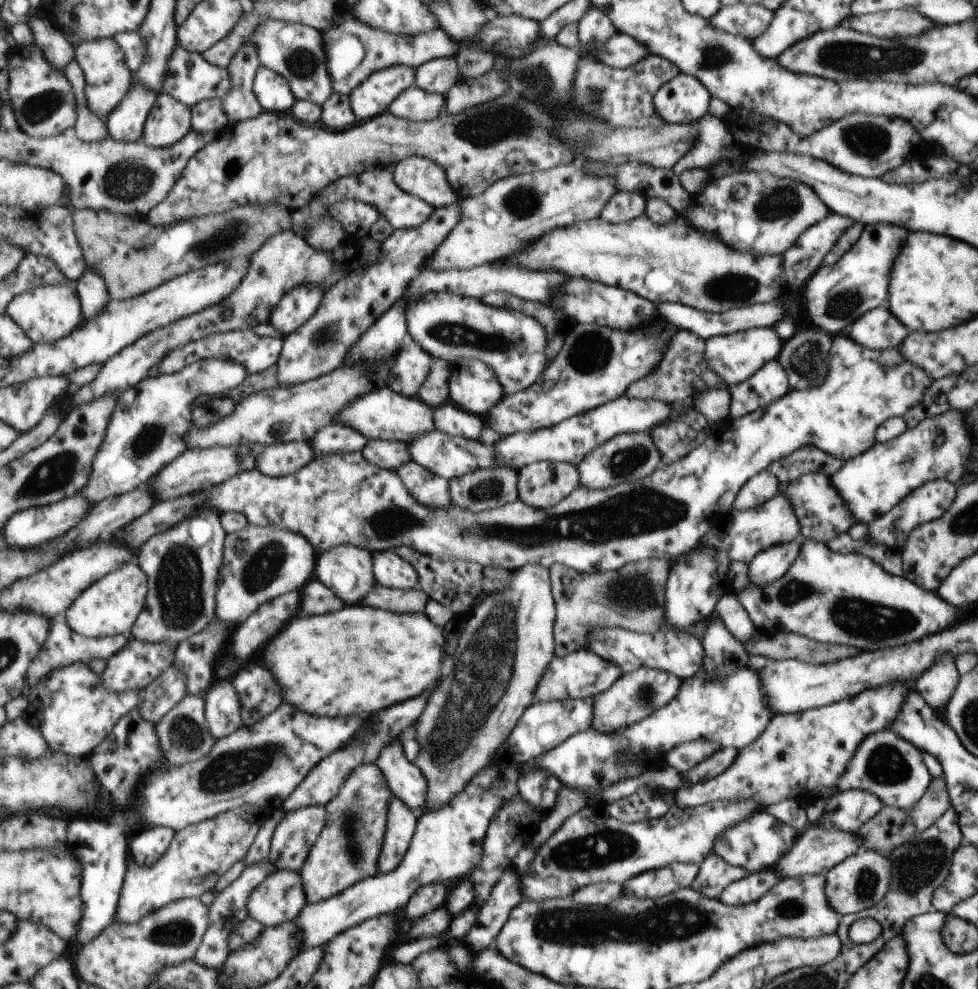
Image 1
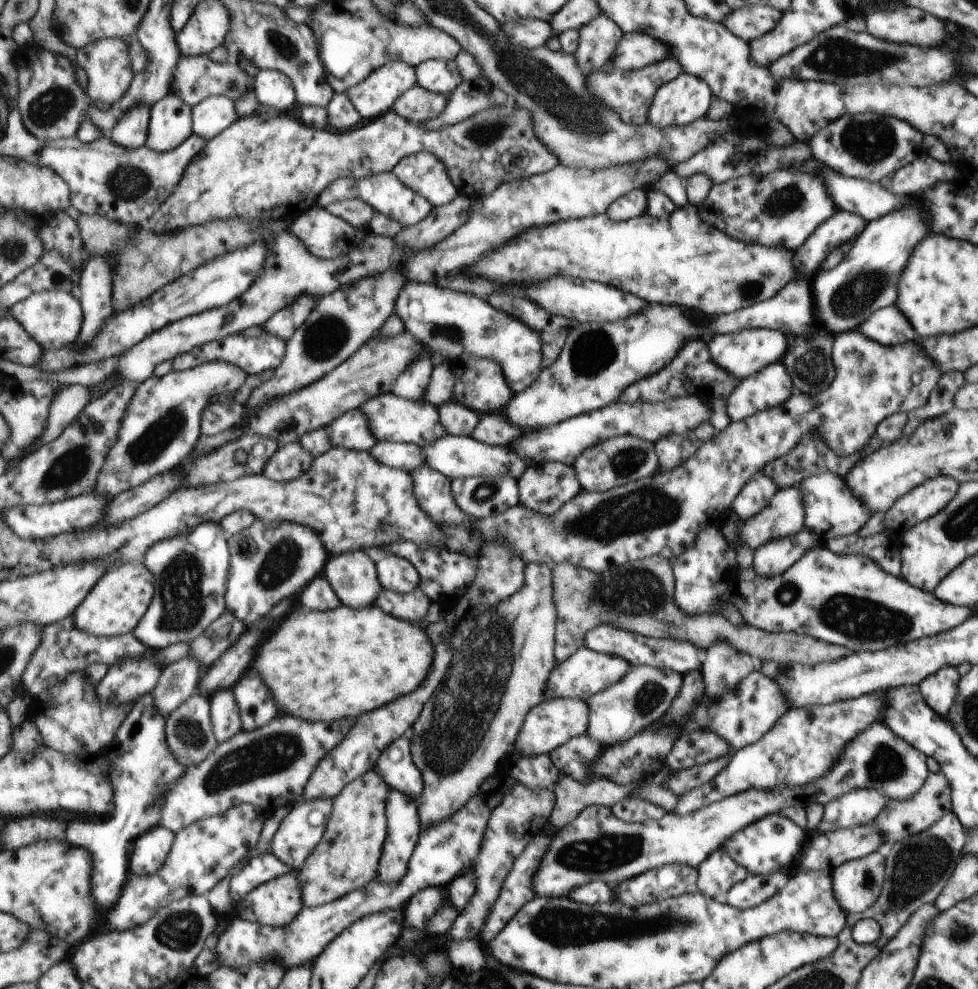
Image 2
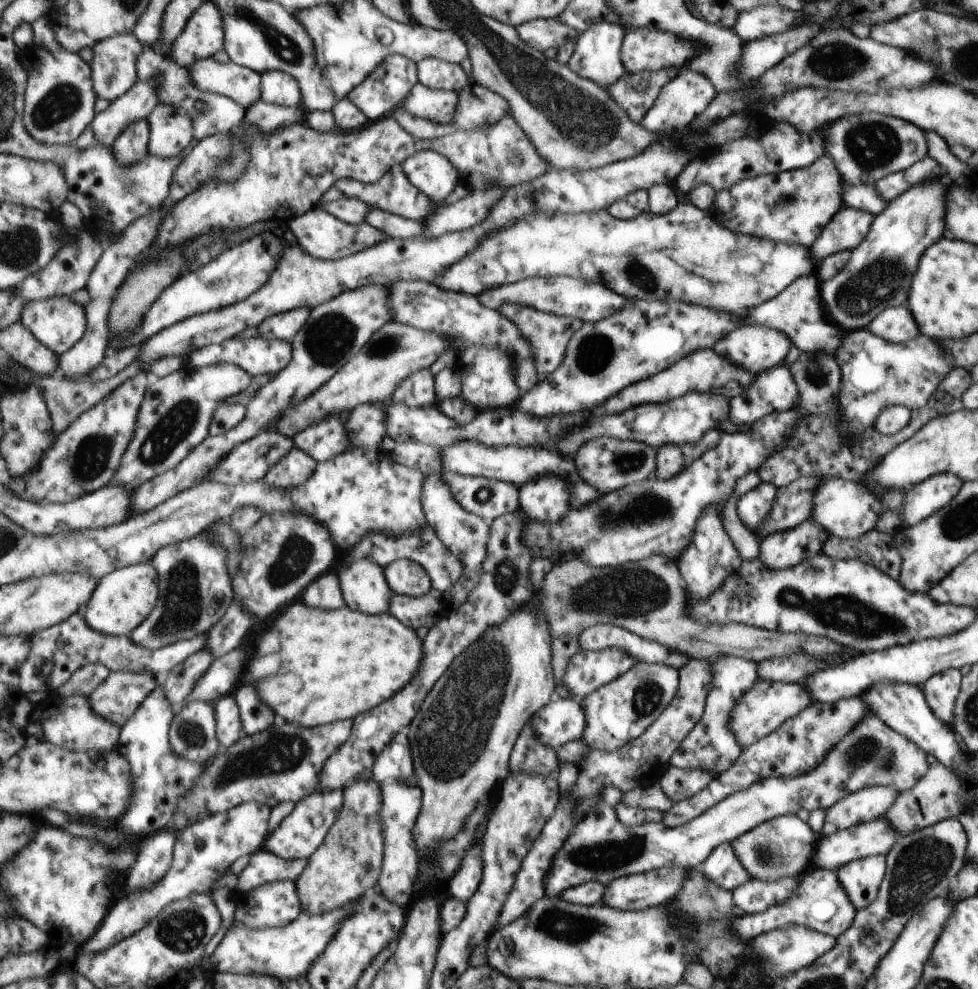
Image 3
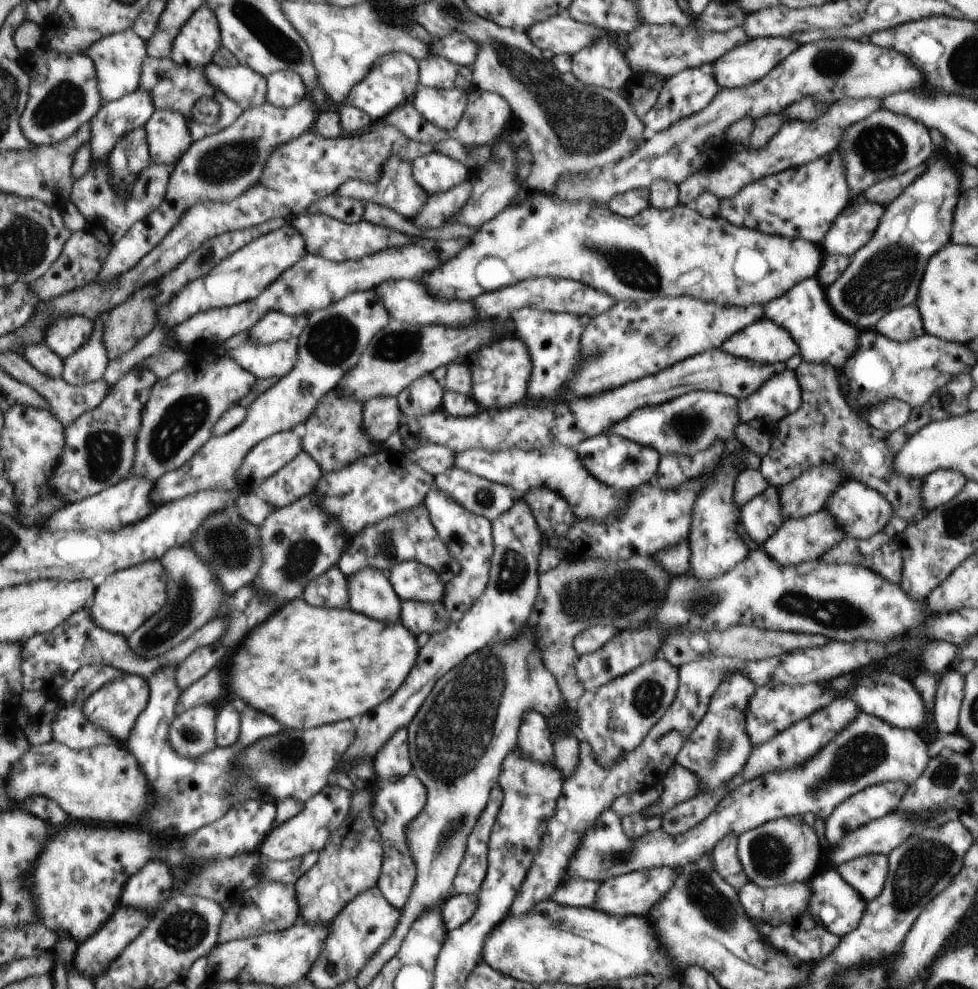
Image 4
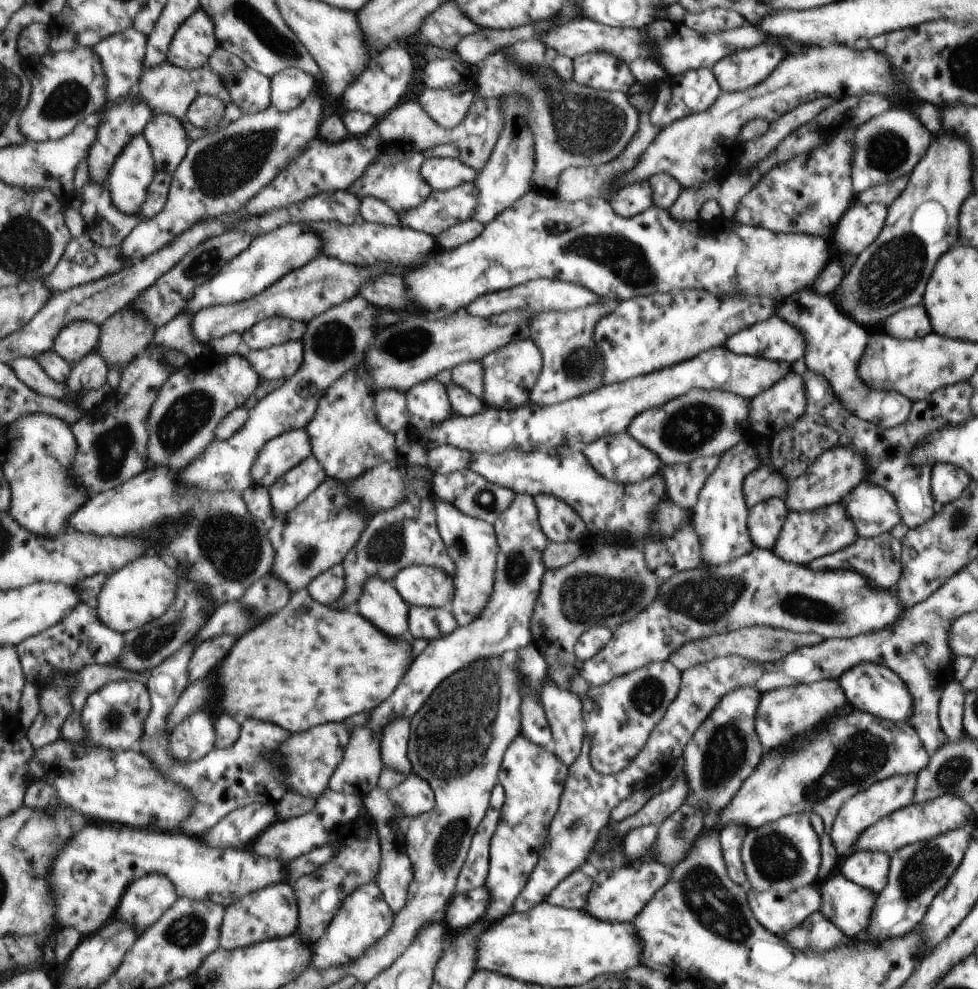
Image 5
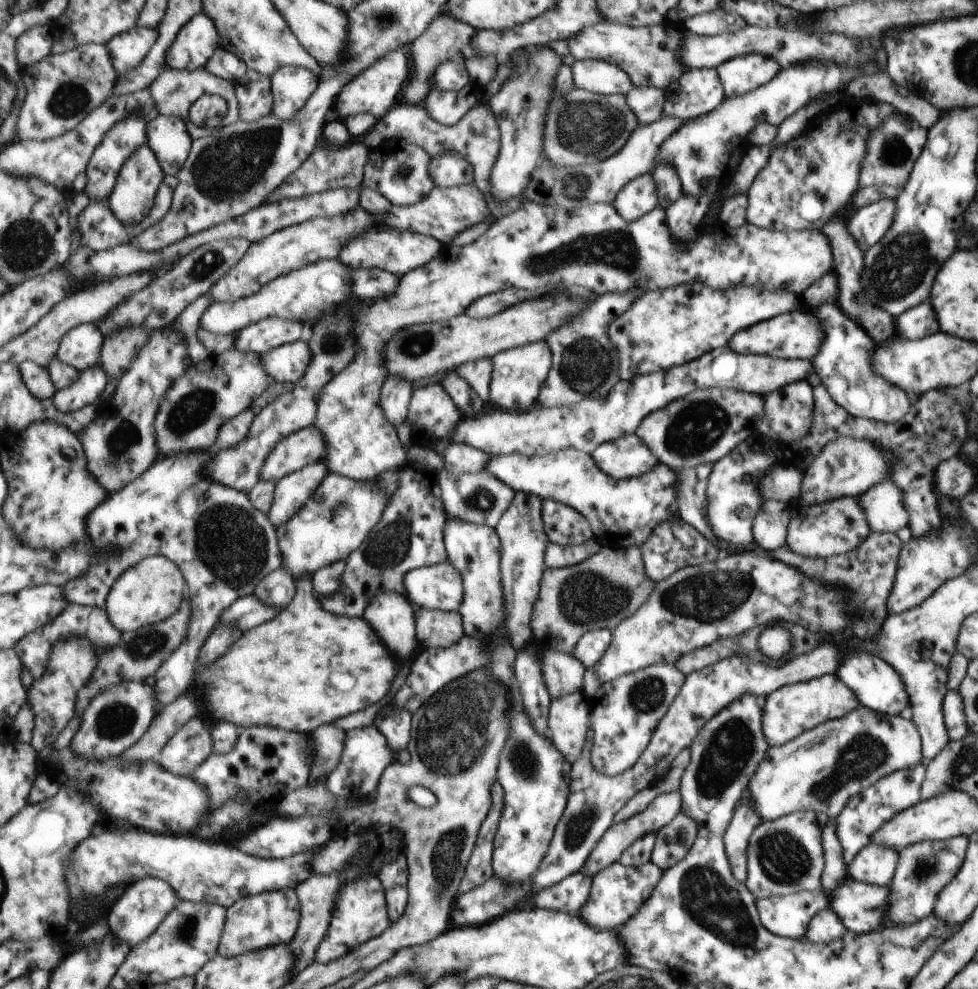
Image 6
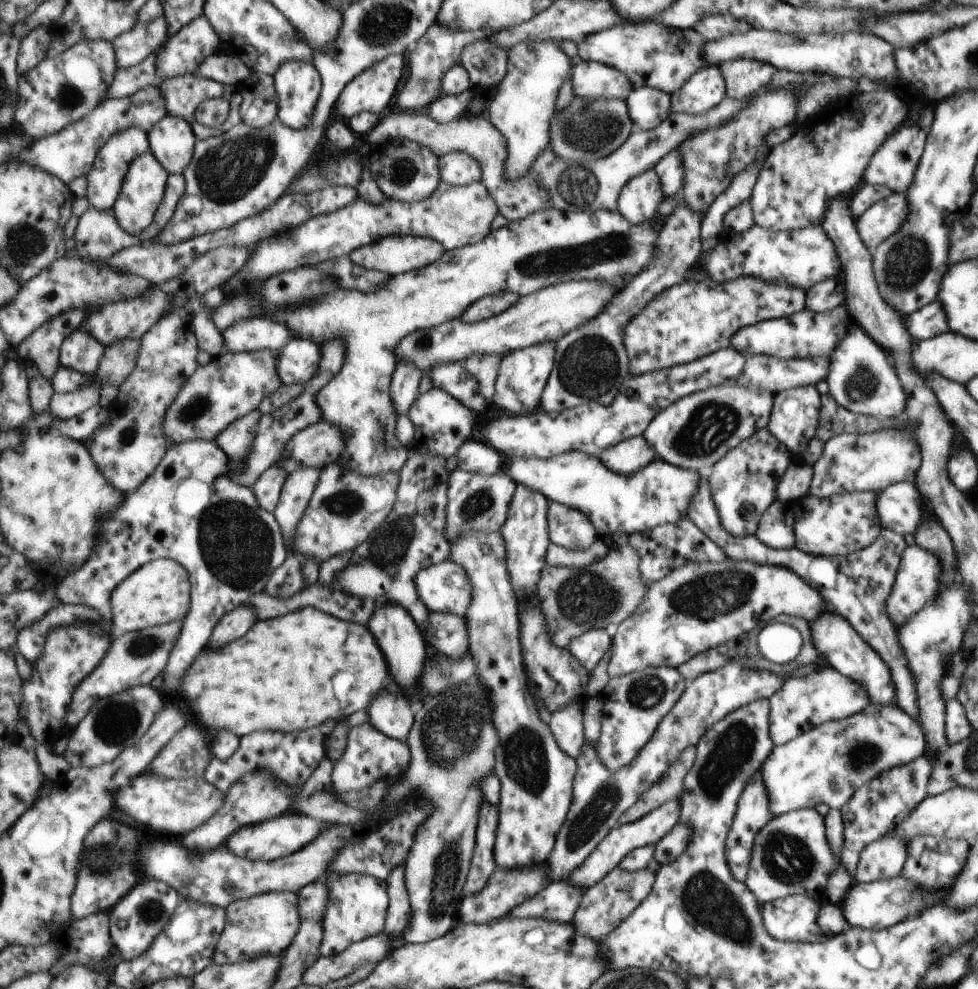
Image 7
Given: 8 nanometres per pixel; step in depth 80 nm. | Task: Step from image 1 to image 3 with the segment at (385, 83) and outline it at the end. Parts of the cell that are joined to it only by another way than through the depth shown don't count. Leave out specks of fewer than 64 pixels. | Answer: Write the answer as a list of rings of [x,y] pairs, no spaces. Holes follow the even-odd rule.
[[[391,55],[366,78],[365,82],[350,92],[349,100],[355,103],[371,122],[378,121],[402,106],[419,82],[418,63],[403,55]]]

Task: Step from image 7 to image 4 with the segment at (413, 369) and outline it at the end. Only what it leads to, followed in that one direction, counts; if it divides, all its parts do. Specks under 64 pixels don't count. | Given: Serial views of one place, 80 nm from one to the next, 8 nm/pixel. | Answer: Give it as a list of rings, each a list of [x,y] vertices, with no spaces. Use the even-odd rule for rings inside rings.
[[[396,396],[372,398],[364,408],[367,432],[376,441],[383,442],[399,432],[403,415],[400,400]]]

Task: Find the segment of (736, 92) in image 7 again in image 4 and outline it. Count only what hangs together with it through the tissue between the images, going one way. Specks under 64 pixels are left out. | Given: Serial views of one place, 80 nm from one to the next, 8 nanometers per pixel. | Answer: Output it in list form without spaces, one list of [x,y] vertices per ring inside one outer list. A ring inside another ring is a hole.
[[[759,37],[748,39],[743,44],[737,45],[734,49],[720,56],[712,62],[709,71],[720,89],[734,89],[753,84],[761,80],[778,65],[785,57],[797,49],[793,39],[785,37]]]

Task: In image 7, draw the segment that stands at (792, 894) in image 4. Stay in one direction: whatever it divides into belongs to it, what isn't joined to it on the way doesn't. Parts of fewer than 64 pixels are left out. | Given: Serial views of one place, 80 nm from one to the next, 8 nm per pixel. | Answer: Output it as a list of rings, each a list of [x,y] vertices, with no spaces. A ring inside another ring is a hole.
[[[790,895],[761,904],[762,924],[767,935],[777,941],[817,943],[827,940],[816,926],[820,899]]]

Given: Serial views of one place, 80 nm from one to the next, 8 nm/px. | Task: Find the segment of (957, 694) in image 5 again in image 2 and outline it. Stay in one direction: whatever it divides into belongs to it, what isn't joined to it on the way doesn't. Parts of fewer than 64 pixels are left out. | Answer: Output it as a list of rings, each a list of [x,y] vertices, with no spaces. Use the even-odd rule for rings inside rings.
[[[951,666],[936,670],[929,677],[925,677],[919,684],[918,690],[926,705],[934,710],[939,716],[946,716],[950,712],[951,705],[956,696],[955,688],[958,688],[957,678],[959,674]]]

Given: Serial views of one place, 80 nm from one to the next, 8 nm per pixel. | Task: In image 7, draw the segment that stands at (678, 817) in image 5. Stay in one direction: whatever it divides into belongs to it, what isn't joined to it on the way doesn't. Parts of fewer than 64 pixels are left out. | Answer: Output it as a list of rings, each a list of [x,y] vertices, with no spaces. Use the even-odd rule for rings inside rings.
[[[677,822],[670,833],[665,834],[659,842],[655,842],[652,861],[657,864],[657,867],[673,862],[685,852],[685,846],[690,838],[691,828],[683,822]]]

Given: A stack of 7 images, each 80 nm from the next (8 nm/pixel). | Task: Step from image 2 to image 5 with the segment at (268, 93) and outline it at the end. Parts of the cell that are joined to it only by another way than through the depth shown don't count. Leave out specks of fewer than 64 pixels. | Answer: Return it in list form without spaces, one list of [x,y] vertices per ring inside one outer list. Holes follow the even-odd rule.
[[[290,68],[272,77],[272,104],[282,113],[298,109],[320,87],[319,78],[307,71]]]

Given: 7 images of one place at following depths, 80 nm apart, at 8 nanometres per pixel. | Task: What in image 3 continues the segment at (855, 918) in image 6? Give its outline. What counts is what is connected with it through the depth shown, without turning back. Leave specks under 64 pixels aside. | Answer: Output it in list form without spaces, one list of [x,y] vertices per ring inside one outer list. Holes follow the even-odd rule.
[[[815,866],[805,877],[799,879],[796,891],[786,903],[769,907],[760,913],[745,914],[738,911],[734,914],[732,931],[742,941],[747,942],[758,934],[793,924],[803,925],[836,938],[850,928],[856,912],[855,906],[838,881],[837,872]]]

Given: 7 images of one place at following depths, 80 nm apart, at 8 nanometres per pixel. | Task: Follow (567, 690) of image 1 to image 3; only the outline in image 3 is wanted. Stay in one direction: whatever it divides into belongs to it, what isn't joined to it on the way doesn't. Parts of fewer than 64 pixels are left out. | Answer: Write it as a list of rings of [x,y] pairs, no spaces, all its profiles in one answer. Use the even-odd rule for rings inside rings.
[[[615,647],[600,651],[579,650],[571,658],[562,681],[577,699],[621,677],[635,663],[631,654]]]

